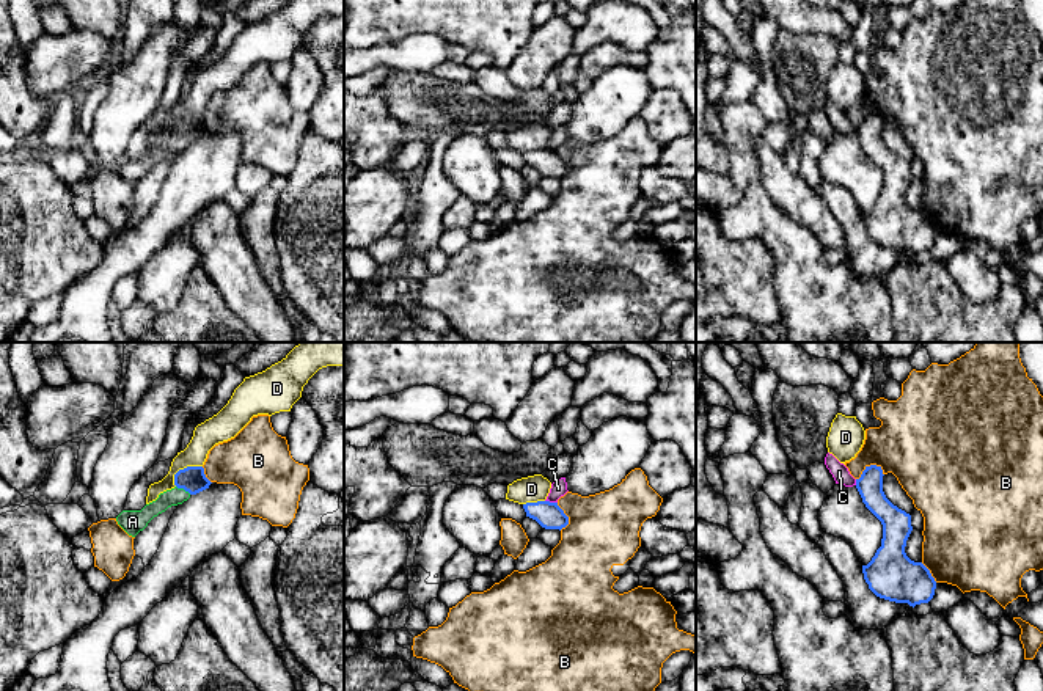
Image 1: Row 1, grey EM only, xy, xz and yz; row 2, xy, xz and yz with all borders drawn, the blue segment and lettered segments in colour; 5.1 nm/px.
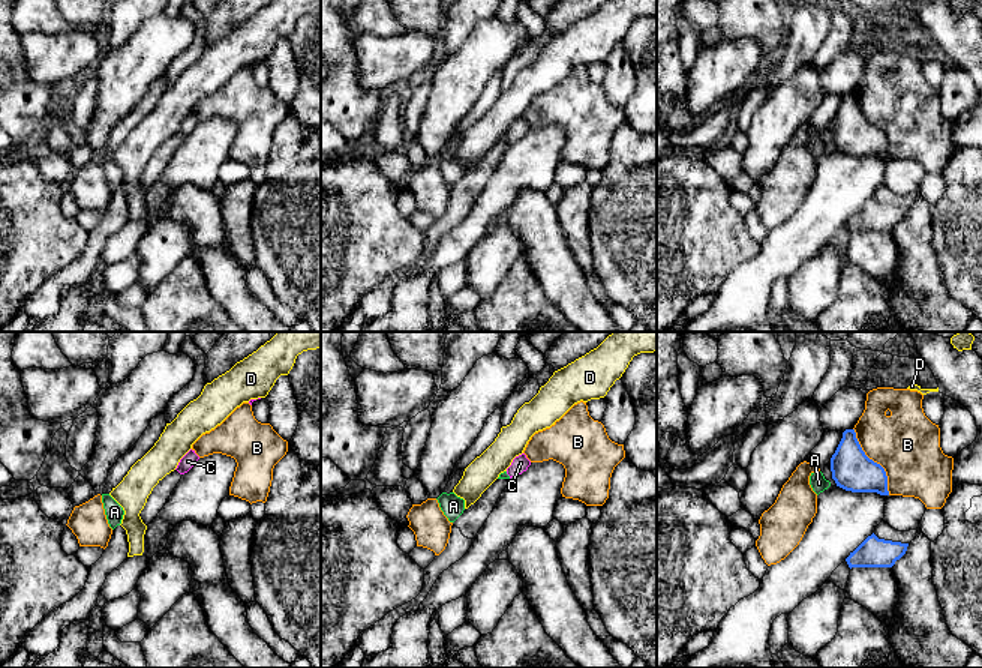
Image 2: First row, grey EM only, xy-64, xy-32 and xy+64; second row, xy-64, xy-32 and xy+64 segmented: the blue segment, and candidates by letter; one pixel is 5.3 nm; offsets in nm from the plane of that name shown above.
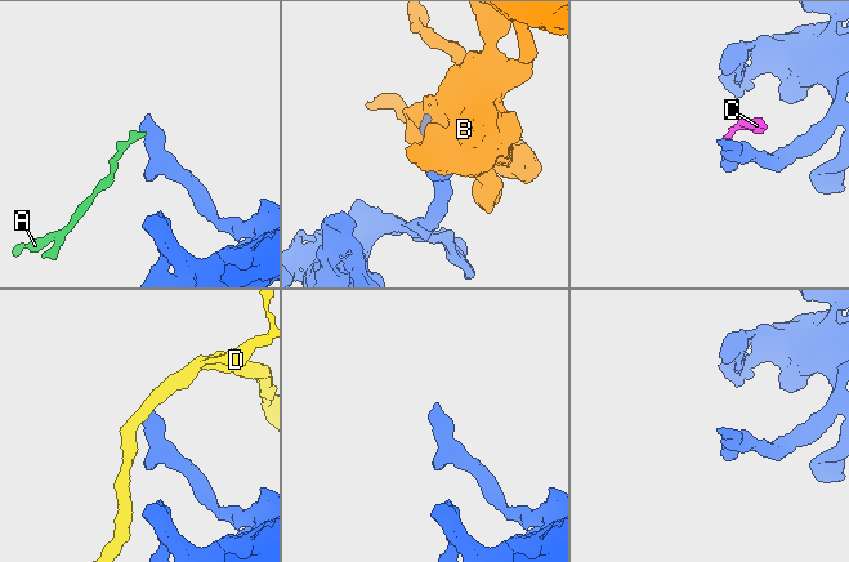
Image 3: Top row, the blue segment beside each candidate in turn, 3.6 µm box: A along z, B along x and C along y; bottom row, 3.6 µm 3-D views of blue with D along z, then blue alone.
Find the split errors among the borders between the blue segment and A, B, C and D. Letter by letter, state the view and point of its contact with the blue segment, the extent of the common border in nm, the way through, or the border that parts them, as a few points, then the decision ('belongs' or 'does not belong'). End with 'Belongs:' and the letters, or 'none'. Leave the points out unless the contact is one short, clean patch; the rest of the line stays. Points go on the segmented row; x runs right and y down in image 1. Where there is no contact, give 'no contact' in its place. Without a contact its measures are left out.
A: contact xy (184, 489); length 90 nm; border xy (176, 486), (190, 493); does not belong
B: contact yz (870, 465); length 150 nm; does not belong
C: contact xz (552, 503); length 70 nm; does not belong
D: contact xy (184, 468); length 180 nm; border xy (201, 465), (181, 468), (175, 475), (173, 484); does not belong
Belongs: none

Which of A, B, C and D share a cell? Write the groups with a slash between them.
A C / B / D

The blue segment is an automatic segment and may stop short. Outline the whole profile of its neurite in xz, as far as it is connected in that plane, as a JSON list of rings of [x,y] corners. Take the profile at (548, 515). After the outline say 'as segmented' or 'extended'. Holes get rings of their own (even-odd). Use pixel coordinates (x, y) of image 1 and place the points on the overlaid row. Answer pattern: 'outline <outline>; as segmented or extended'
outline [[[537,501],[523,504],[526,517],[536,520],[545,529],[562,529],[569,525],[569,517],[558,503]]]; as segmented

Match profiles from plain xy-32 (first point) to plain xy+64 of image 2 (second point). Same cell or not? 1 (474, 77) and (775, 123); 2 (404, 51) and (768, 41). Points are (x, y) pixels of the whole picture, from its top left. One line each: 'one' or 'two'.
1: one
2: two

